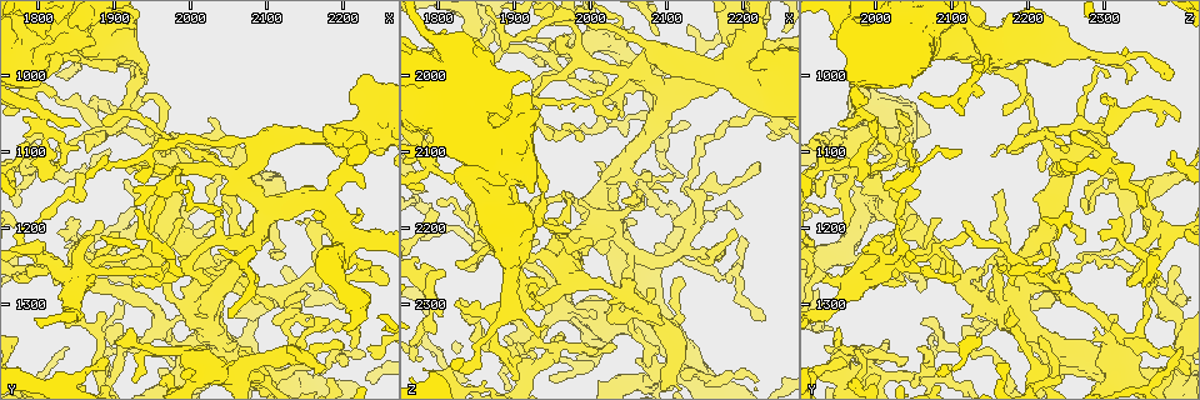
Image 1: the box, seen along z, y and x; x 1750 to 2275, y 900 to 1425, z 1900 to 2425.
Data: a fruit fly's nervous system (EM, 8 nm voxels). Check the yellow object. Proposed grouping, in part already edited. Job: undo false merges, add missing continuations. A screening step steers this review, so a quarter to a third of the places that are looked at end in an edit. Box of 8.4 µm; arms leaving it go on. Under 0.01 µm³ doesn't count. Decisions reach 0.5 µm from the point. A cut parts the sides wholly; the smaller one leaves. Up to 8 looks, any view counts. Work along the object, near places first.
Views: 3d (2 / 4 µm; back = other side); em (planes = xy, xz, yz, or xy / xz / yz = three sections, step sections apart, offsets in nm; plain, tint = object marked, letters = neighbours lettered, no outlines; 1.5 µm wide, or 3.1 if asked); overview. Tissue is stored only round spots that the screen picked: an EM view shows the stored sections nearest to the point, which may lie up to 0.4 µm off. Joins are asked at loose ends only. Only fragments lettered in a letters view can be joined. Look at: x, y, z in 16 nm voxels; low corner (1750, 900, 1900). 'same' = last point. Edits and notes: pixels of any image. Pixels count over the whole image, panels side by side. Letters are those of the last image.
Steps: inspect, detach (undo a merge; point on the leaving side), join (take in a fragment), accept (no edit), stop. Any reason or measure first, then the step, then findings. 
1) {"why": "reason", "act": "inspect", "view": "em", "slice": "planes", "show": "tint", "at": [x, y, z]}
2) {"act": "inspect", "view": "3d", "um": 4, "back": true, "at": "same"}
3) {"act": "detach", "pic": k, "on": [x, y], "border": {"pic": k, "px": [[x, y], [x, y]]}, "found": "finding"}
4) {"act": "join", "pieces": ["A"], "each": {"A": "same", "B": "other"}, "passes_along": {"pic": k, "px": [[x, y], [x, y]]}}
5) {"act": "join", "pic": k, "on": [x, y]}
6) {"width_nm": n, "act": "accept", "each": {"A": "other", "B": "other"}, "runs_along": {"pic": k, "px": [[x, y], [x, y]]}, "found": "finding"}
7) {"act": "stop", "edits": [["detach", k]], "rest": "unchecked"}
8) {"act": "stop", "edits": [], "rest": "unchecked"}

{"why": "thin end", "act": "inspect", "view": "3d", "um": 2, "back": true, "at": [1850, 1060, 1955]}

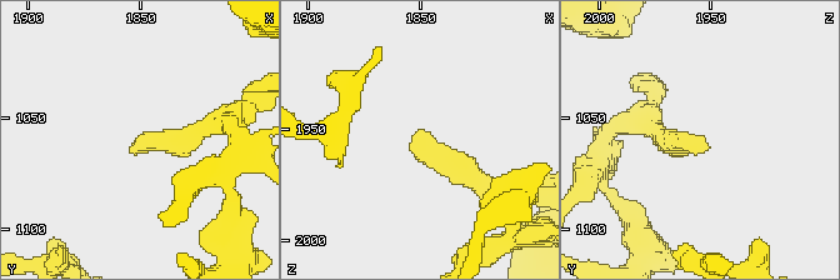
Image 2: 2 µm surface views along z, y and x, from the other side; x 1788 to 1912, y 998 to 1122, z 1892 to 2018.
{"act": "inspect", "view": "em", "slice": "planes", "show": "tint", "at": [1854, 1061, 1955]}

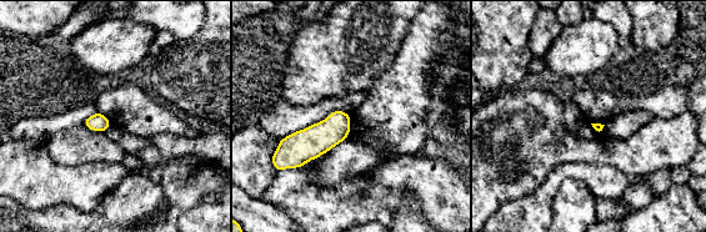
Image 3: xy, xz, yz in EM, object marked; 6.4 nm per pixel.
{"act": "inspect", "view": "em", "slice": "planes", "show": "letters", "at": "same"}

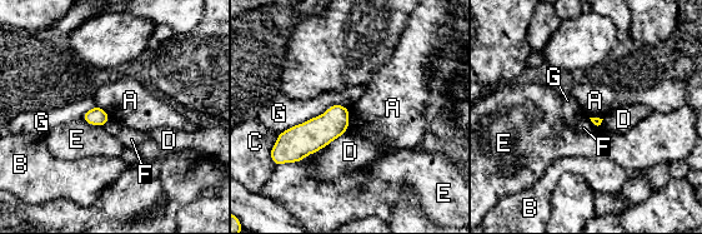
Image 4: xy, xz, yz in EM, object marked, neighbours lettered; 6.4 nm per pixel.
{"act": "accept", "each": {"A": "other", "B": "other", "C": "other", "D": "other", "E": "other", "F": "other", "G": "other"}, "border": {"pic": 4, "px": [[350, 109], [349, 128], [346, 130]]}, "found": "no lettered fragment goes on from it"}

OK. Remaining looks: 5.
{"why": "tapers out", "act": "inspect", "view": "em", "slice": "planes", "show": "plain", "at": [1795, 1095, 2110]}

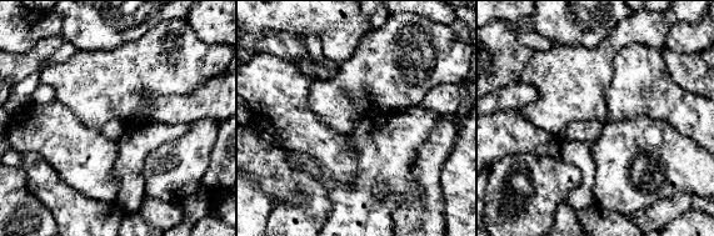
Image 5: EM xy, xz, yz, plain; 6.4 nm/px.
{"act": "inspect", "view": "em", "slice": "planes", "show": "tint", "at": "same"}

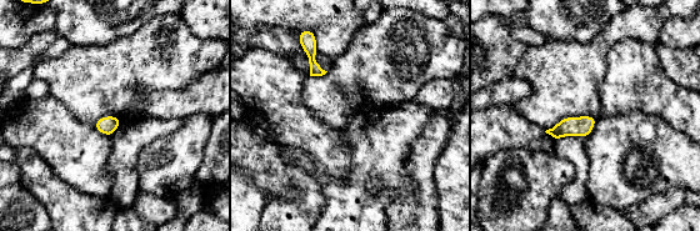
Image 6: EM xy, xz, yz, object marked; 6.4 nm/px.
{"act": "inspect", "view": "em", "slice": "planes", "show": "letters", "at": "same"}

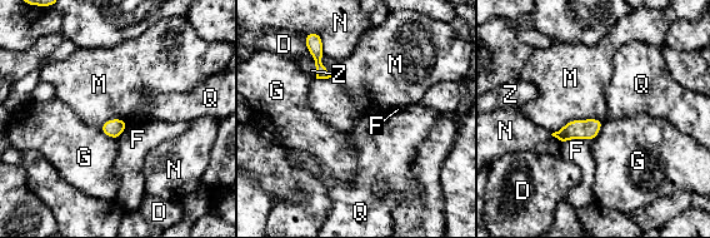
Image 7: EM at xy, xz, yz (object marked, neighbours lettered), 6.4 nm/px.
{"act": "accept", "each": {"D": "other", "F": "other", "G": "other", "M": "other", "N": "other", "Q": "other", "Z": "other"}, "found": "no lettered fragment goes on from it"}

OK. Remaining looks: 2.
{"why": "an open end", "act": "inspect", "view": "em", "slice": "planes", "show": "letters", "at": [1835, 1265, 2245]}

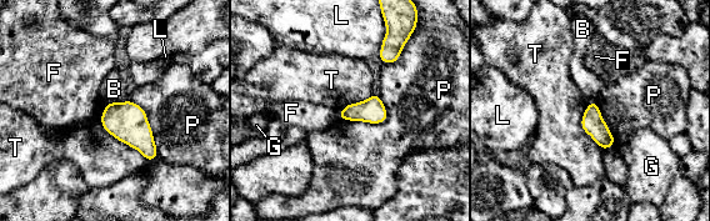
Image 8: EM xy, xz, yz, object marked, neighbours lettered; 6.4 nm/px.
{"width_nm": 150, "act": "accept", "each": {"B": "other", "F": "other", "G": "other", "L": "other", "P": "other", "T": "other"}, "border": {"pic": 8, "px": [[108, 103], [101, 126], [148, 160]]}, "found": "no lettered fragment goes on from it"}

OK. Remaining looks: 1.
{"act": "stop", "edits": [], "rest": "unchecked"}

